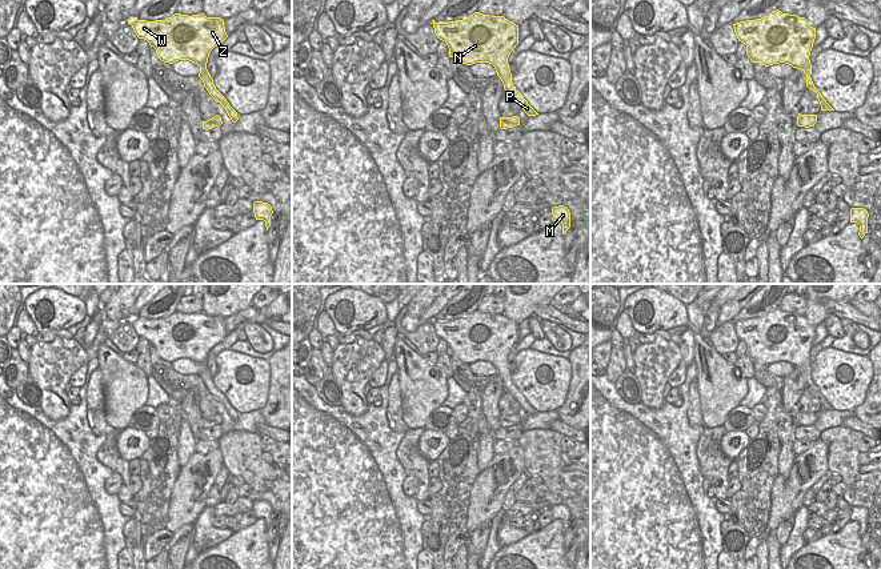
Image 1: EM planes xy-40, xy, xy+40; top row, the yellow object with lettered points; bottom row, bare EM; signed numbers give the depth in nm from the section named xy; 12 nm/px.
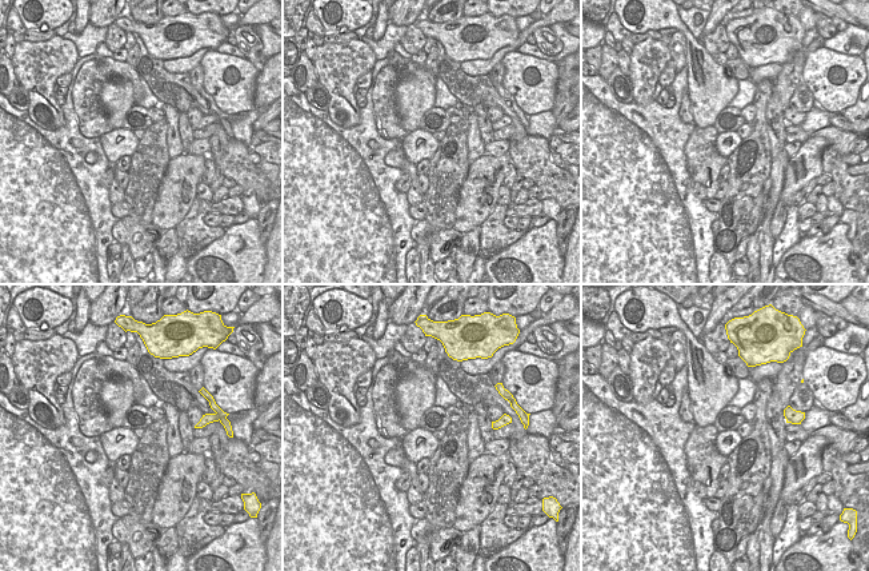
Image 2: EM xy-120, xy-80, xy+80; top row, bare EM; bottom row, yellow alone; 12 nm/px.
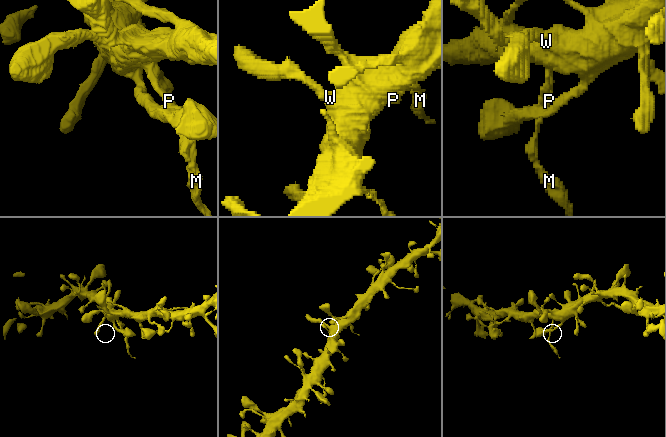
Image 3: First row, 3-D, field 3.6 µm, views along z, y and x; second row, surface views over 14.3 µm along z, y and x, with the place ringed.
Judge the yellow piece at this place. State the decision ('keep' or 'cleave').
cleave

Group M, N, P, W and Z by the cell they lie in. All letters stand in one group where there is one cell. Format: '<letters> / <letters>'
M P / N W Z

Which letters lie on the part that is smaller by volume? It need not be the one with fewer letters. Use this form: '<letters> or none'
M, P

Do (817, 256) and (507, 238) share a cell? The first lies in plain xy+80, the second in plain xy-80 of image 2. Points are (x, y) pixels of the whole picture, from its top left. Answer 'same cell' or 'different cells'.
different cells

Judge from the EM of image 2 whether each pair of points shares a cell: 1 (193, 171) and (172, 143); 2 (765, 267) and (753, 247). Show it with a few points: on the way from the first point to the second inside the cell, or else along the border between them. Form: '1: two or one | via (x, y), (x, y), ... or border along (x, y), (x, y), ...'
1: two | border along (180, 154), (171, 159)
2: two | border along (756, 232), (760, 262)

